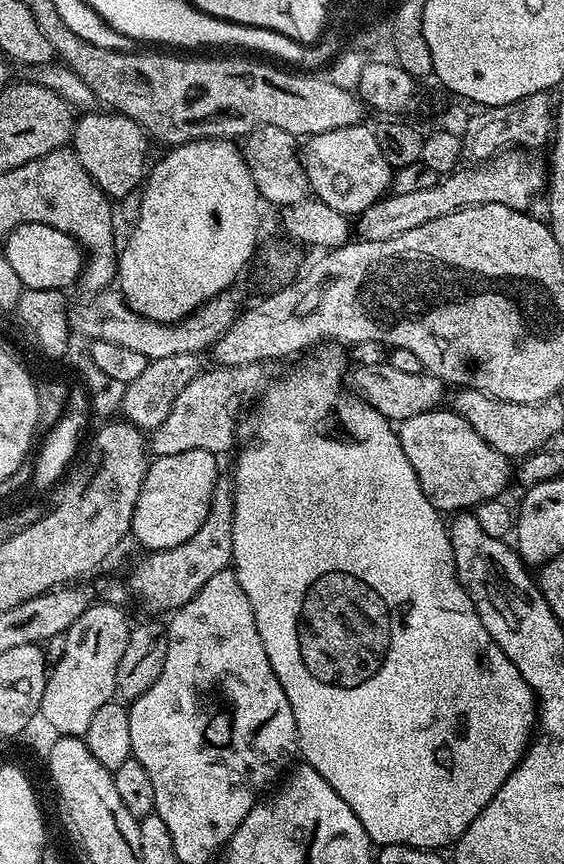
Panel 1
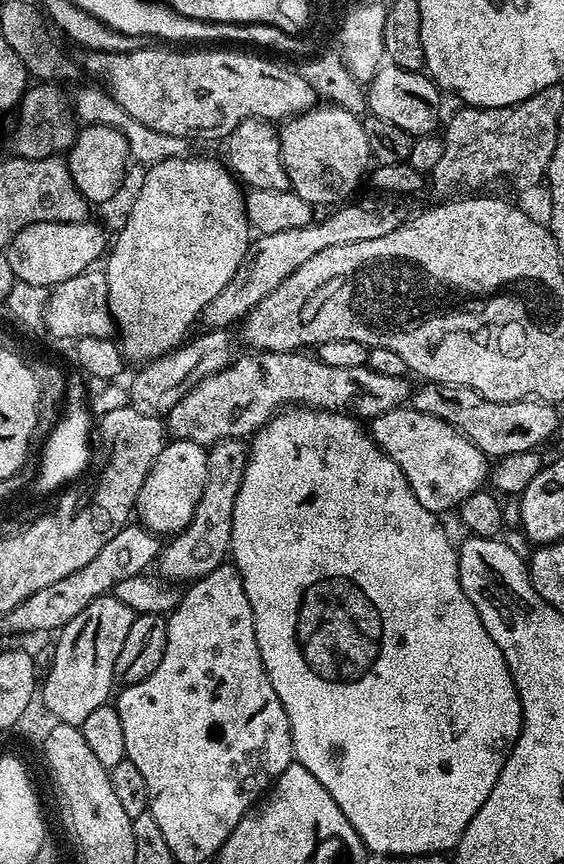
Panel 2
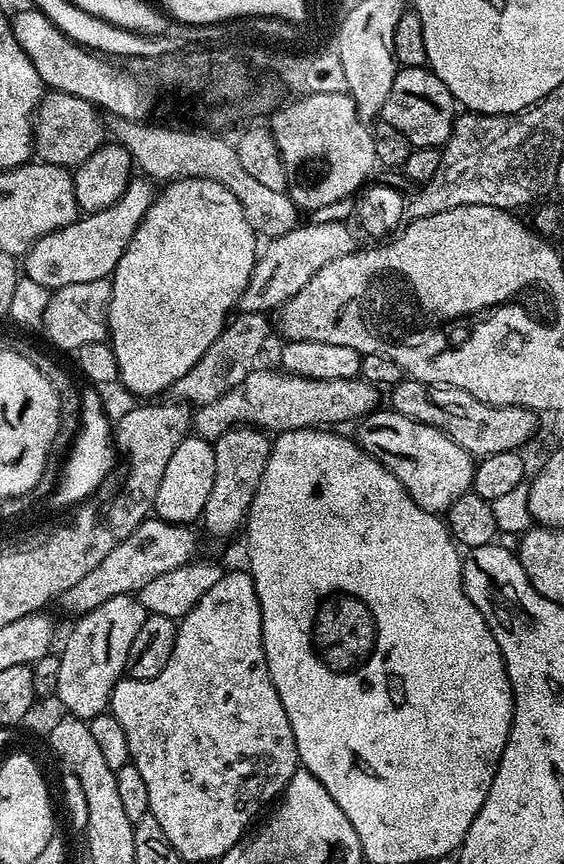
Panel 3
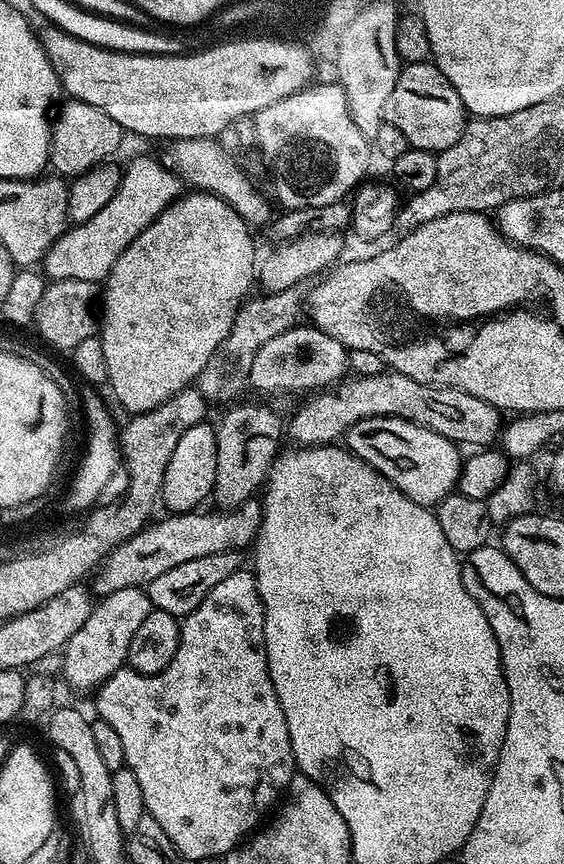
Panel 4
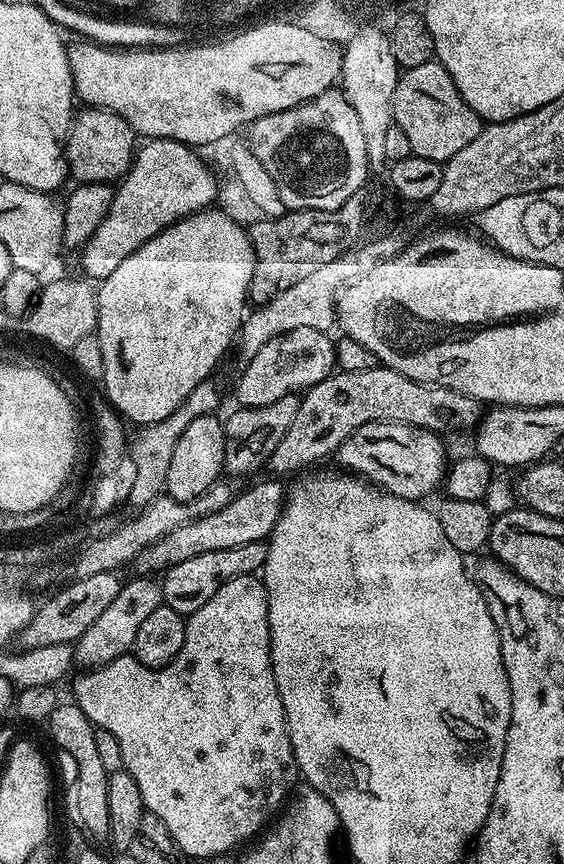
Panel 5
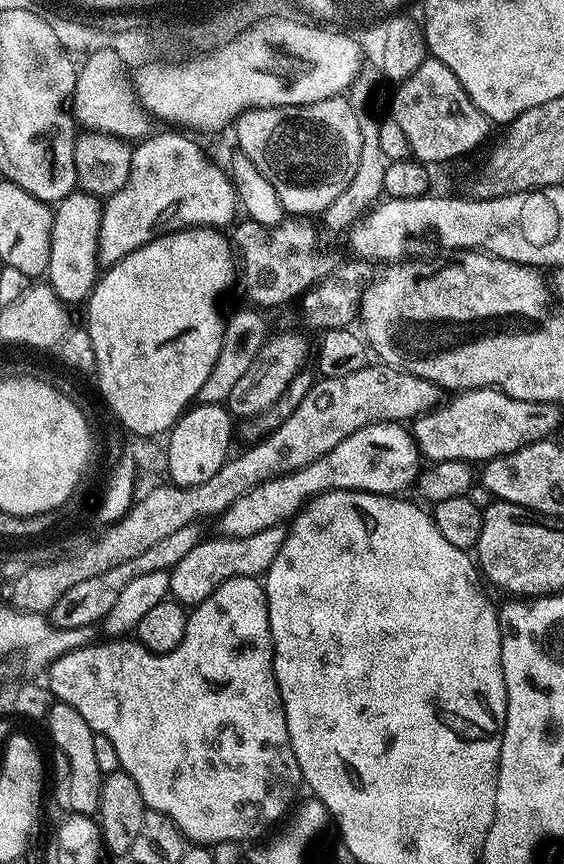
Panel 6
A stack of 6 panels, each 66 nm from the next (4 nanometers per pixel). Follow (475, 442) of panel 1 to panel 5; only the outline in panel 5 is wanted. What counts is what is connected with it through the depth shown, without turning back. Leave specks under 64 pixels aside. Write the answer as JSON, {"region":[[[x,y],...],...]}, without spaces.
{"region":[[[374,422],[354,430],[350,438],[340,443],[334,453],[341,469],[355,474],[407,500],[423,501],[423,496],[441,487],[446,475],[444,446],[437,433],[423,428],[412,428],[408,424]]]}

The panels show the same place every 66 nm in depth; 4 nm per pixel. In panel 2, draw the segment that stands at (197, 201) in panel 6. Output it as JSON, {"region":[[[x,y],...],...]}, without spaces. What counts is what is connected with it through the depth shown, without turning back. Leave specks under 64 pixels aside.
{"region":[[[40,222],[23,228],[6,249],[8,265],[17,281],[30,286],[55,290],[74,278],[85,275],[91,264],[100,260],[108,236],[92,223]]]}

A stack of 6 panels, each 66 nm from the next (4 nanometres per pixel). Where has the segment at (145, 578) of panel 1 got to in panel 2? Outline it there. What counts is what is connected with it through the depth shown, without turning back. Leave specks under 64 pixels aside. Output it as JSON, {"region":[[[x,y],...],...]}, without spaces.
{"region":[[[240,438],[211,445],[208,453],[206,490],[198,502],[194,518],[183,532],[175,533],[169,541],[170,546],[167,545],[161,551],[158,572],[163,579],[169,582],[195,582],[229,559],[232,551],[235,502],[243,484],[244,471],[248,466],[249,451],[249,445]]]}

